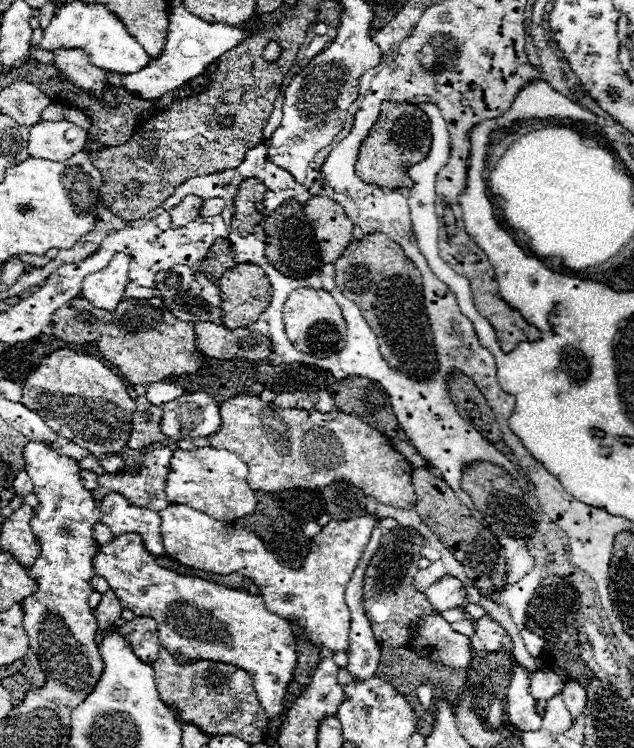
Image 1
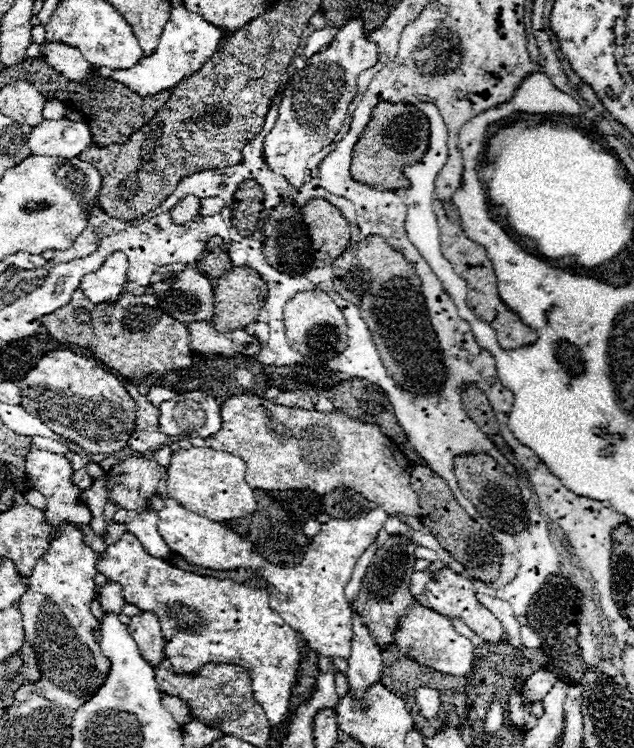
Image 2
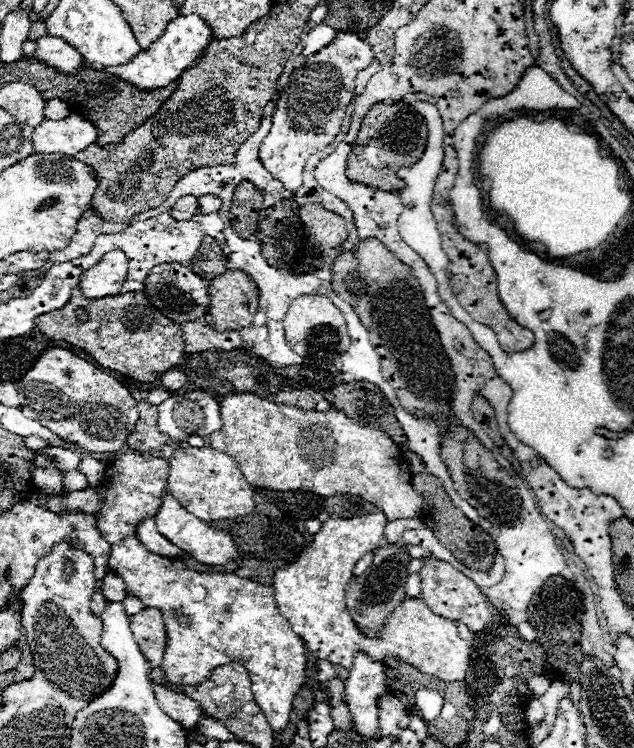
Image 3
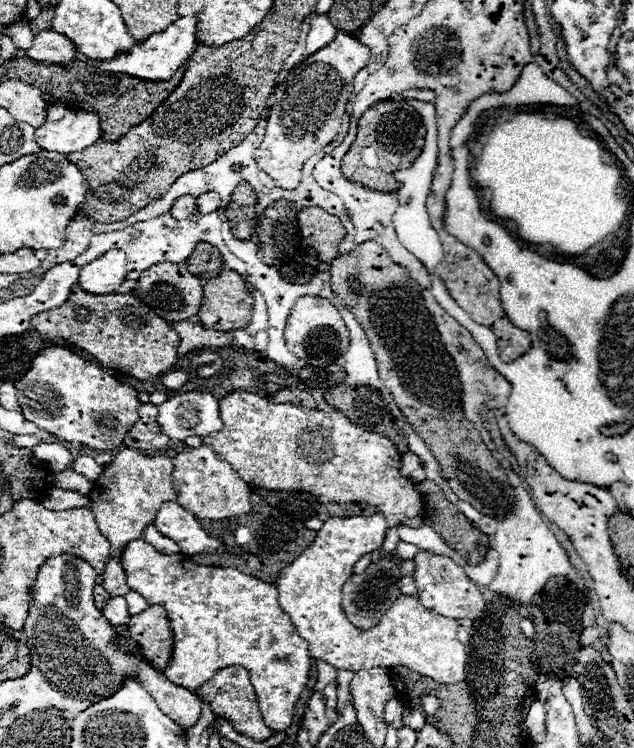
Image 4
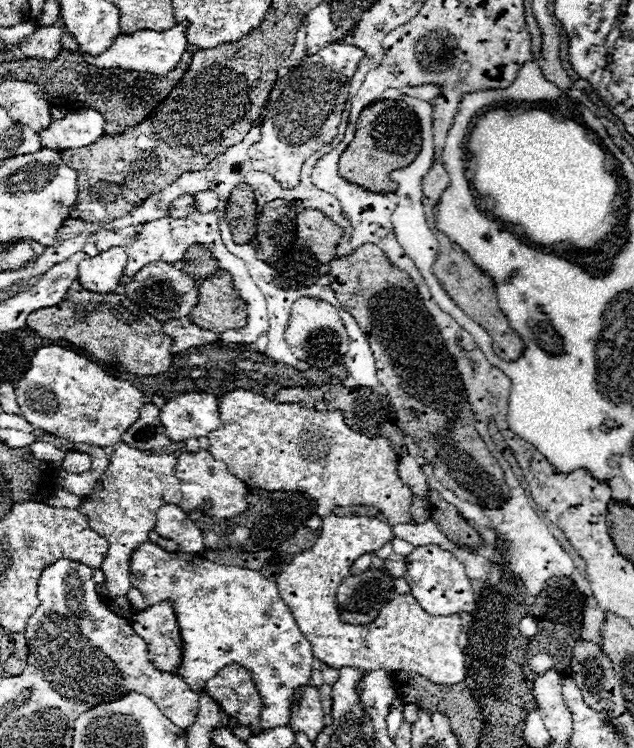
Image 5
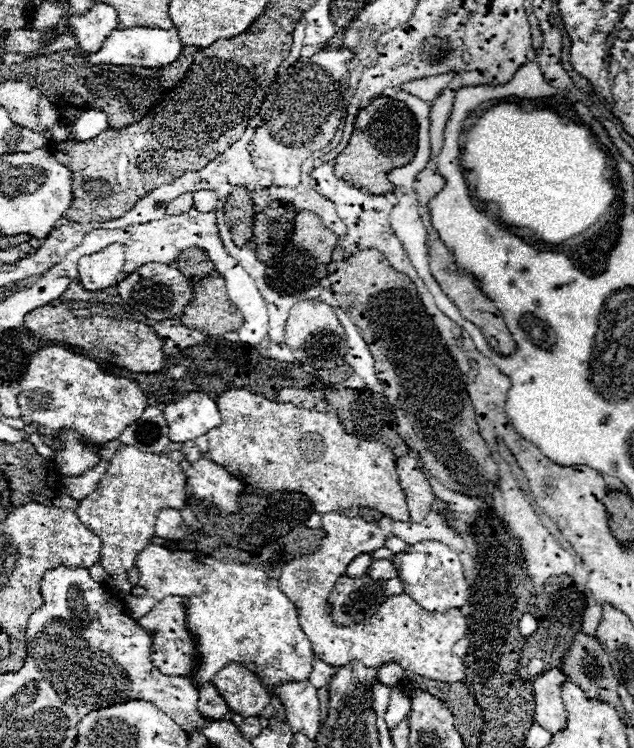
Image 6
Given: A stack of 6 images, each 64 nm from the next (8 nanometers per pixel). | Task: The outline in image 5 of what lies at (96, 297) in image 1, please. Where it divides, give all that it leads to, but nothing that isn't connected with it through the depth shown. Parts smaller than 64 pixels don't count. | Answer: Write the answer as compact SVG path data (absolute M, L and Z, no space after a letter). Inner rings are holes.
M112 246L106 252L100 252L94 258L86 258L80 262L78 282L90 292L112 292L126 266L126 252L120 246Z

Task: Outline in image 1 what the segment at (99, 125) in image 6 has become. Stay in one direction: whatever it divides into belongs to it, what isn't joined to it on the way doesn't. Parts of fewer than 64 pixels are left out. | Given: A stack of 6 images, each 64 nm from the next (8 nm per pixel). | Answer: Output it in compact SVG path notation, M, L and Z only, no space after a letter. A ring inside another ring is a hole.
M60 120L60 122L38 122L30 128L28 150L32 158L66 160L82 152L90 142L88 132L80 126Z

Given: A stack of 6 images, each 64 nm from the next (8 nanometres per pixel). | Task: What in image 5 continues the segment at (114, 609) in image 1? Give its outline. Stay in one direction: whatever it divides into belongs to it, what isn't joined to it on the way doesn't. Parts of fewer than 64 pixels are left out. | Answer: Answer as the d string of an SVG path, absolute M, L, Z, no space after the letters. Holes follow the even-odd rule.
M124 442L114 446L110 466L96 482L96 488L80 504L80 514L88 518L90 528L108 542L108 554L104 556L102 570L106 574L104 586L112 598L122 598L132 588L130 582L130 558L132 552L148 542L148 534L154 530L156 512L164 504L180 504L180 480L176 478L176 456L150 454L132 448Z

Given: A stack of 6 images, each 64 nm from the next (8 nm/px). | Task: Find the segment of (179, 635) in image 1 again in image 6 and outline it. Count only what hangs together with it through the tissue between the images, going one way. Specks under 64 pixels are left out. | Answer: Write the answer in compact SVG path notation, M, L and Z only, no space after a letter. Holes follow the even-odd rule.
M148 544L142 552L140 558L136 560L136 566L140 570L140 586L146 588L146 596L154 598L156 602L166 598L166 596L186 596L190 600L188 608L188 626L190 630L198 636L198 652L202 658L202 666L196 672L192 682L198 686L206 680L212 680L212 676L224 668L228 662L240 662L240 664L254 664L256 672L260 674L260 680L264 686L268 686L272 694L272 702L264 708L260 714L260 722L264 728L282 722L286 718L282 702L274 696L272 688L280 684L282 680L308 680L310 670L312 670L312 644L302 632L298 624L298 612L296 606L290 602L290 598L280 590L278 580L268 578L266 572L260 566L252 564L230 564L230 562L220 562L212 556L204 556L200 552L174 552L168 548L152 546Z

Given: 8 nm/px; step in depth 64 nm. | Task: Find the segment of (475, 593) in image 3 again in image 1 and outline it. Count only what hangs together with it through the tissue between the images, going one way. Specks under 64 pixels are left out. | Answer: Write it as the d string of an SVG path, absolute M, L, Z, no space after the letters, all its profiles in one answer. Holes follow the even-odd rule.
M446 574L438 582L428 586L424 590L424 594L434 610L446 612L446 610L464 608L466 604L470 604L470 600L466 596L466 586L468 586L468 582L462 582L456 576ZM482 616L482 618L474 620L472 626L474 626L484 650L492 650L494 652L494 650L502 648L504 638L506 638L506 630L496 620L492 620L490 616Z

